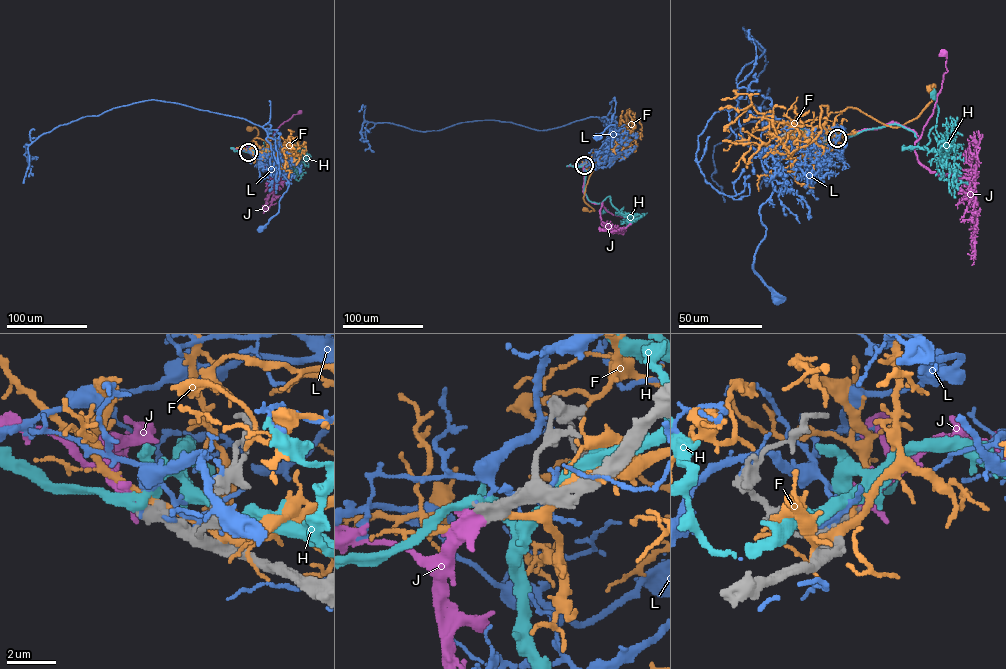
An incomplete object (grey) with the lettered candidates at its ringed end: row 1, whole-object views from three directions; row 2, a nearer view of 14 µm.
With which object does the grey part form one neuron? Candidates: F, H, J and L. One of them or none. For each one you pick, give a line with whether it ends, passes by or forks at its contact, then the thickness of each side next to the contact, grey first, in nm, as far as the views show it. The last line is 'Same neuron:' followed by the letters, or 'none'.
J: it passes by; 550 nm thick on the grey side, 400 nm on the other
Same neuron: J

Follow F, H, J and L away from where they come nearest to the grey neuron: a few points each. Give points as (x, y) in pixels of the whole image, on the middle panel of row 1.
F: (585, 165), (603, 159), (589, 176), (583, 197), (594, 211), (586, 209)
H: (584, 165), (584, 192), (590, 201), (601, 203), (599, 212), (604, 211)
J: (584, 165), (583, 192), (588, 200), (596, 204), (602, 202), (613, 215), (624, 218), (636, 215)
L: (584, 165), (610, 141), (610, 129), (620, 134), (625, 129), (617, 131), (614, 125), (610, 125), (596, 136)

